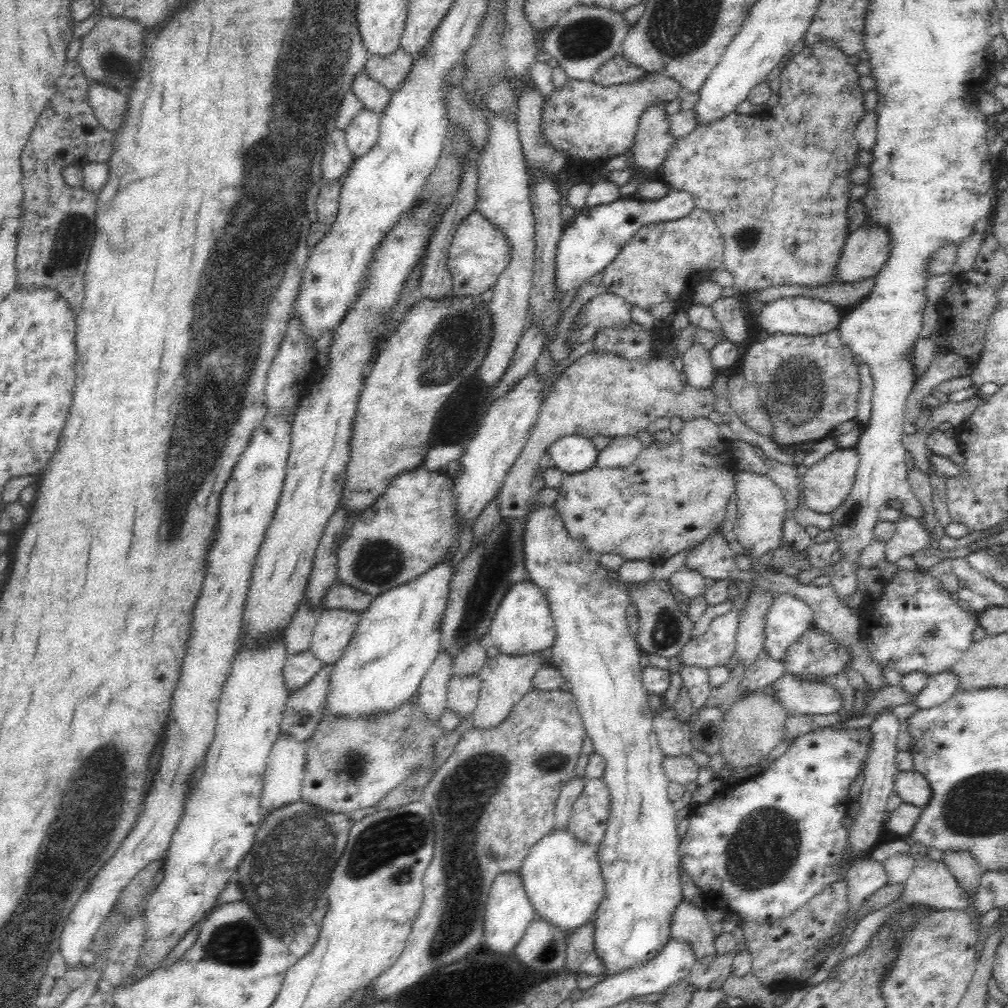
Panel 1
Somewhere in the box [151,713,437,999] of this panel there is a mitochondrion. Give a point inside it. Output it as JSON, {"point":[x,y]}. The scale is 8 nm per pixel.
{"point":[298,843]}

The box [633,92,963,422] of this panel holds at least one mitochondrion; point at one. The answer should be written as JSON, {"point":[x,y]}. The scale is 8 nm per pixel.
{"point":[746,238]}

